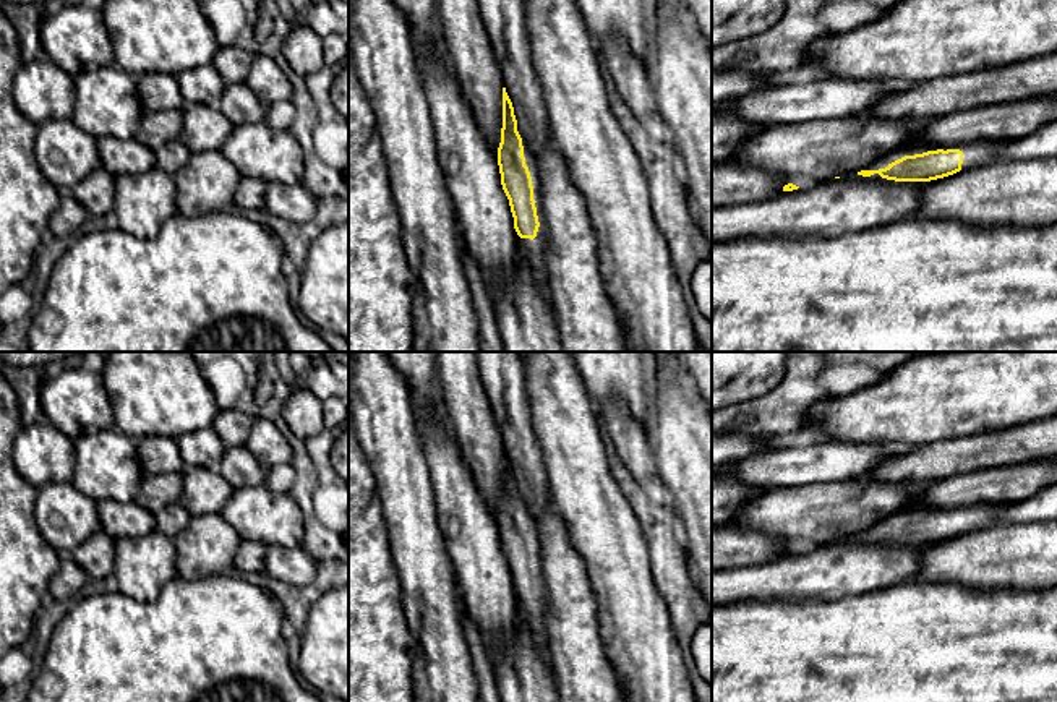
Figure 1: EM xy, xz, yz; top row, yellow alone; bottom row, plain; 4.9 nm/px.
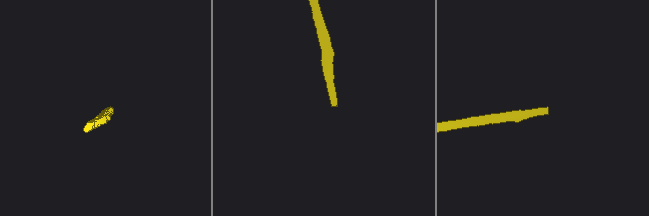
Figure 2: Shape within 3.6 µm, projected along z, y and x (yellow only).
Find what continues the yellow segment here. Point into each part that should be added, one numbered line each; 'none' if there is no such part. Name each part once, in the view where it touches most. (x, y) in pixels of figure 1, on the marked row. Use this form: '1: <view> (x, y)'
1: xz (535, 255)

